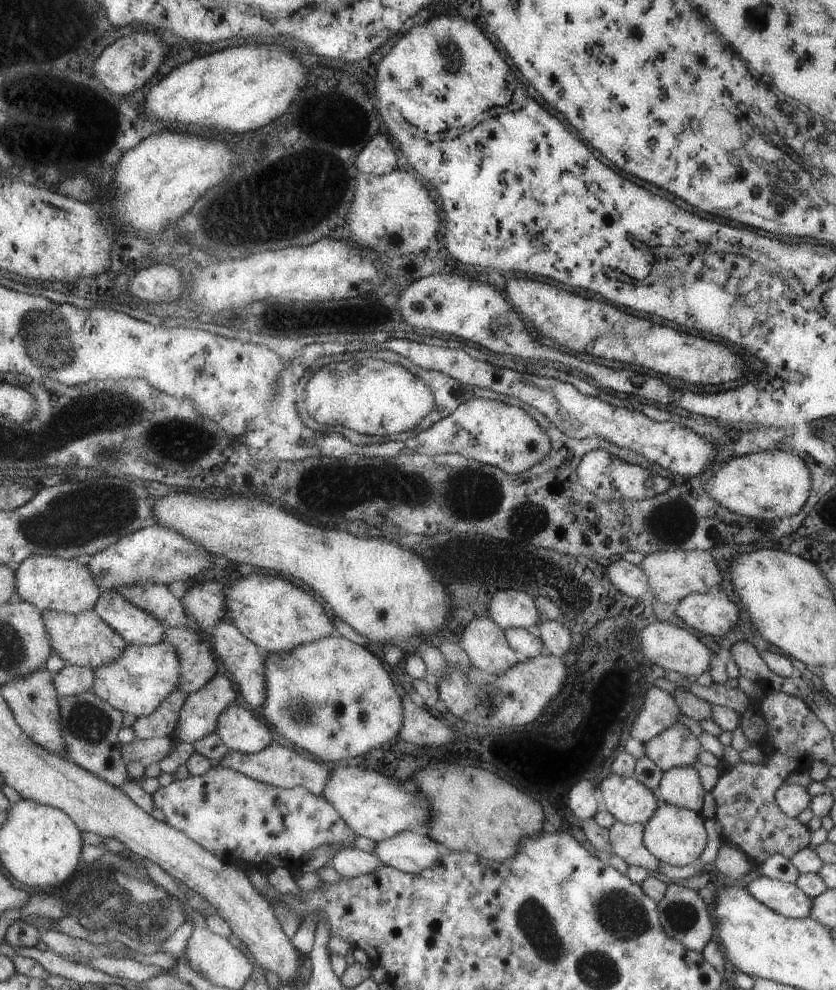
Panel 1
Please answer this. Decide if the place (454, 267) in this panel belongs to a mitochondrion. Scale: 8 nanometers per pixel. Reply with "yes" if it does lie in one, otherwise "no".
no

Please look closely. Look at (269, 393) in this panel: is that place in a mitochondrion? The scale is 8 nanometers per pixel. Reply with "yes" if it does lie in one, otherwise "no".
yes

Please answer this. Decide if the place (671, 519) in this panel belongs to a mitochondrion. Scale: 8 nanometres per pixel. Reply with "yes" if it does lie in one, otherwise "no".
yes

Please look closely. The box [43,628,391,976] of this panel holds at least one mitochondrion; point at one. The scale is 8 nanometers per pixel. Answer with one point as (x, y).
(86, 721)

